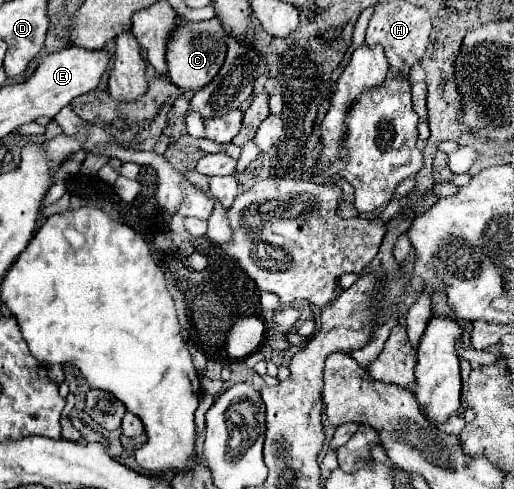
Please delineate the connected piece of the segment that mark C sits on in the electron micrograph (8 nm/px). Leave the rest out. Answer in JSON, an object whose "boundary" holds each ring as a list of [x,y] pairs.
{"boundary":[[[217,19],[191,23],[185,21],[179,27],[175,27],[175,33],[171,33],[167,41],[167,75],[169,81],[185,91],[197,91],[205,87],[221,69],[225,59],[225,33]]]}

